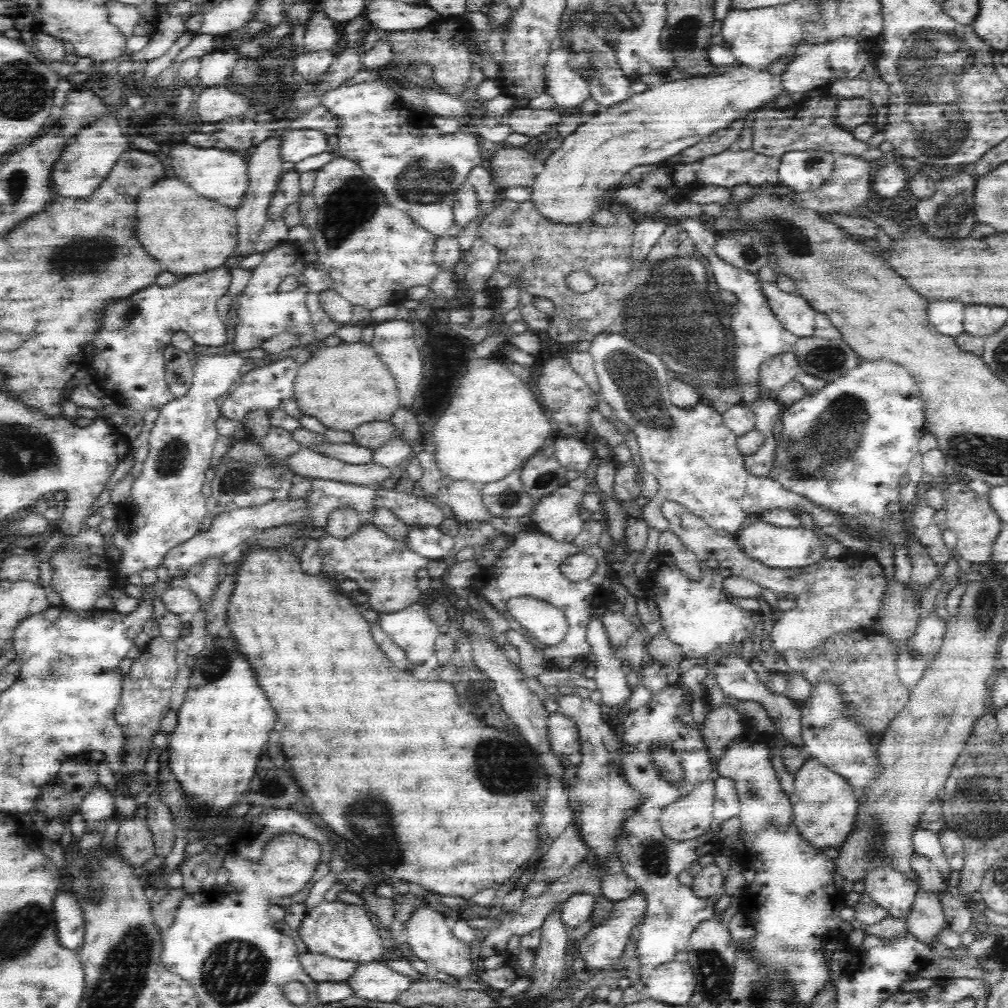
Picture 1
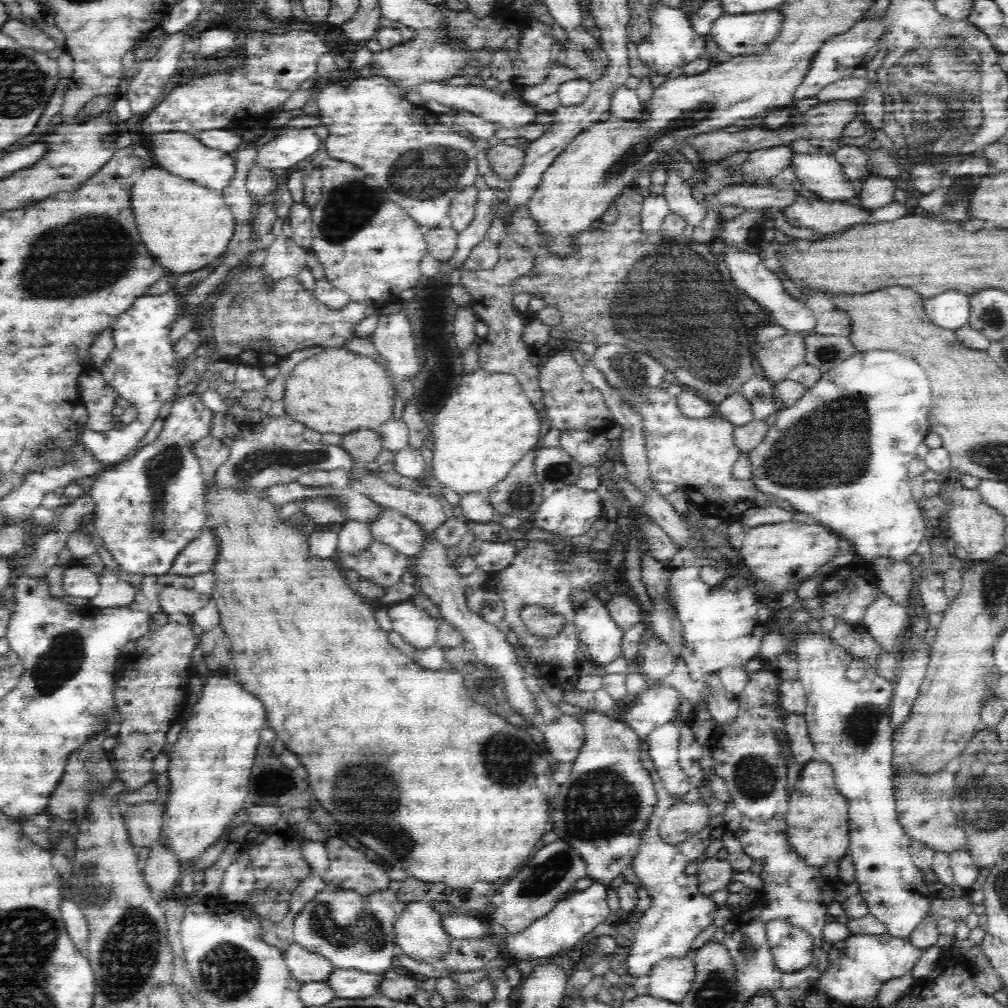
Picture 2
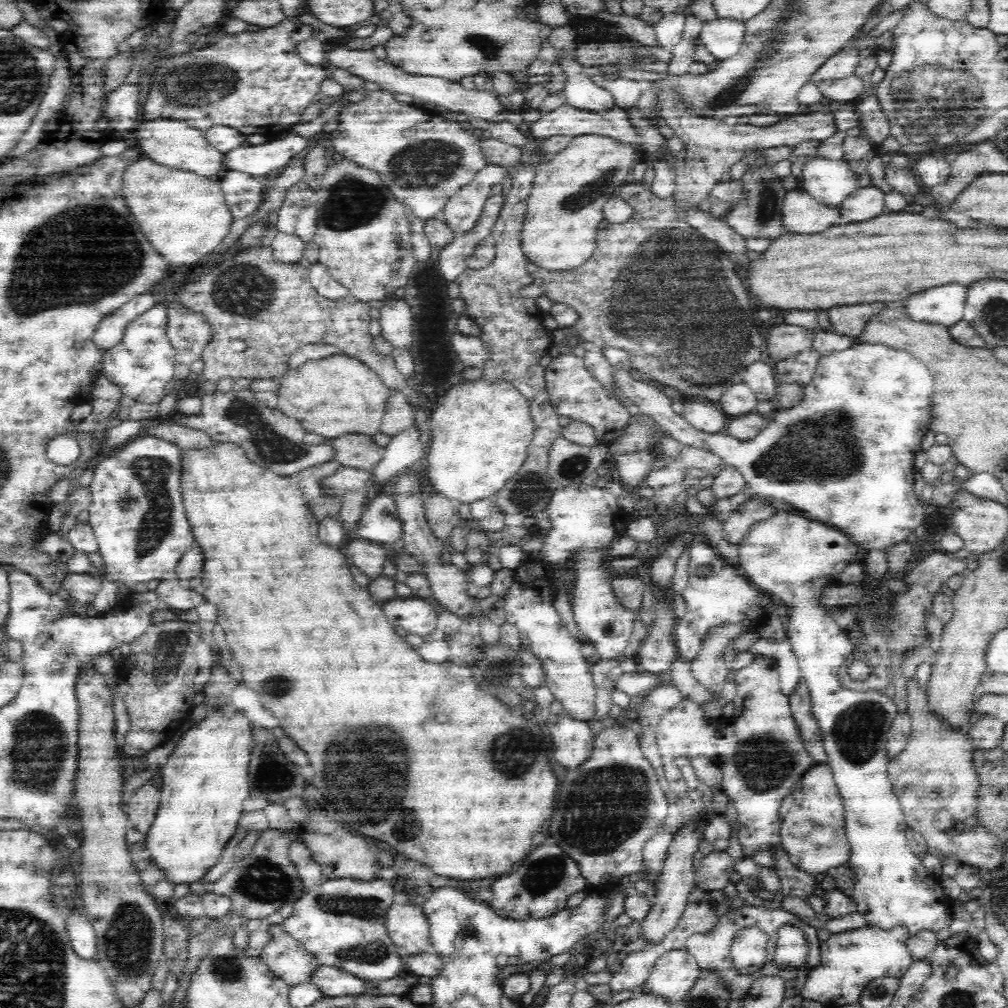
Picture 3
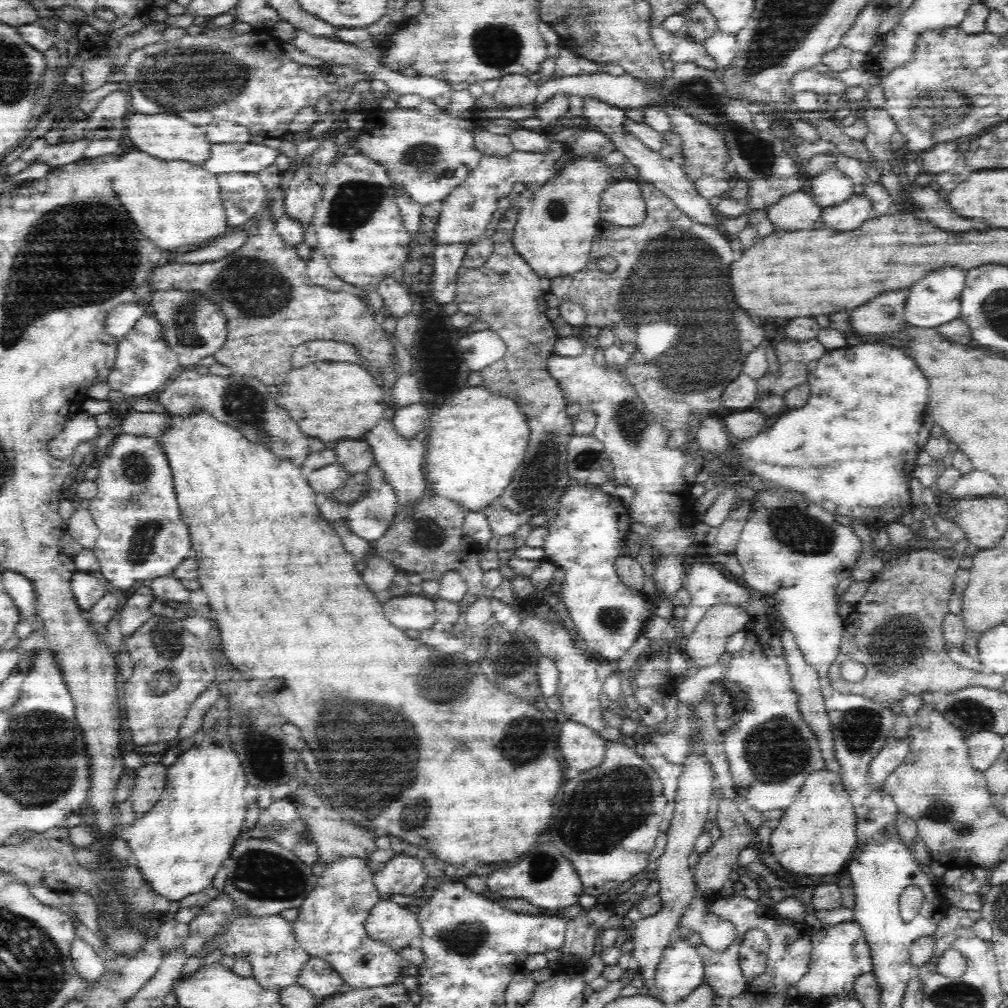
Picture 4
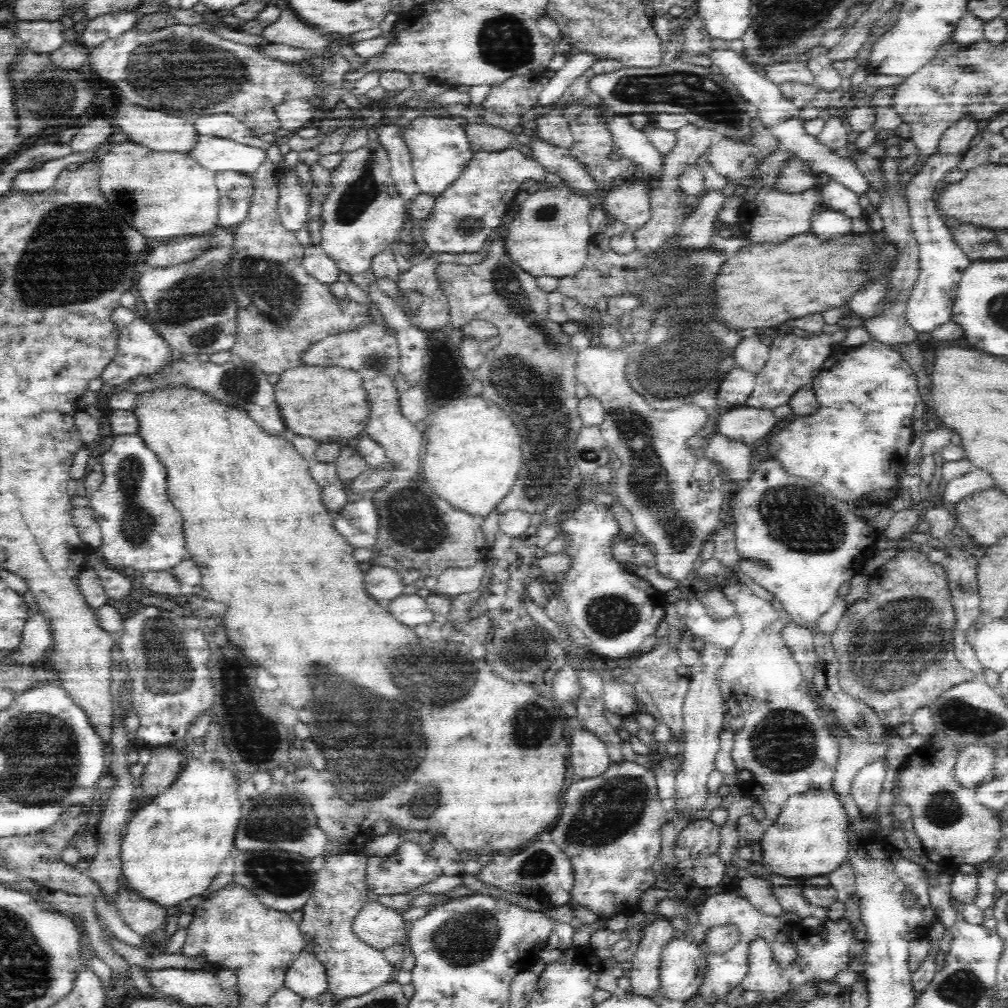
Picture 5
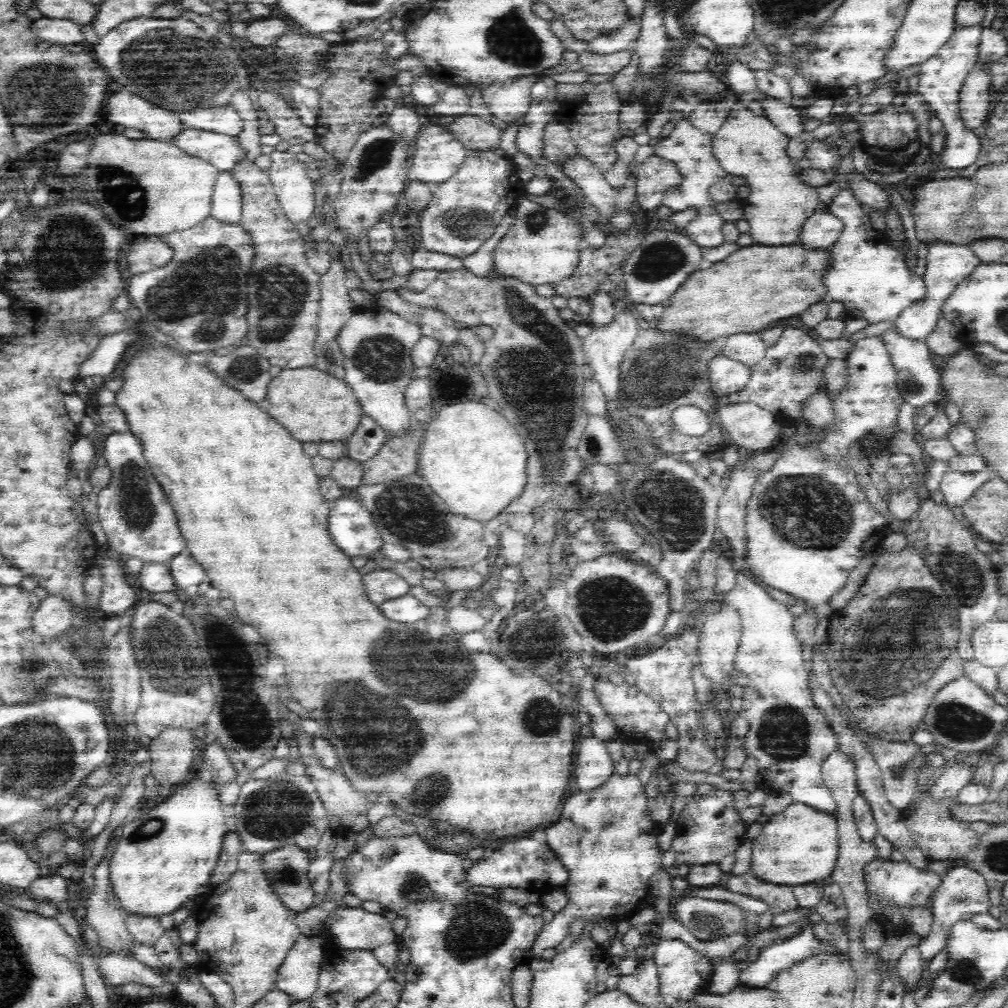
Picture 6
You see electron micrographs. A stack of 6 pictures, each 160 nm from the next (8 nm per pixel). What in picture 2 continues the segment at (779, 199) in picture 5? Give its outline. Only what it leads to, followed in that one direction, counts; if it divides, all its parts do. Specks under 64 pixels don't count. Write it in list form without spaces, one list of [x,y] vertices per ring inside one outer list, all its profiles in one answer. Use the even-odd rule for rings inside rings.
[[[803,196],[782,212],[792,226],[818,230],[822,234],[842,232],[842,228],[850,228],[850,224],[868,224],[871,220],[870,211],[856,202],[824,203]]]

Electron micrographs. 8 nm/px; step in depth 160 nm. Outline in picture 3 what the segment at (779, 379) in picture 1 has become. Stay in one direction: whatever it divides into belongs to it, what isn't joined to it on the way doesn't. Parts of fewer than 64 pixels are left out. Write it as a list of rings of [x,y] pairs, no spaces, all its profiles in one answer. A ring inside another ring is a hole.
[[[786,323],[769,328],[770,336],[766,340],[764,353],[767,362],[773,366],[782,360],[798,356],[798,353],[812,347],[814,332],[810,330]]]

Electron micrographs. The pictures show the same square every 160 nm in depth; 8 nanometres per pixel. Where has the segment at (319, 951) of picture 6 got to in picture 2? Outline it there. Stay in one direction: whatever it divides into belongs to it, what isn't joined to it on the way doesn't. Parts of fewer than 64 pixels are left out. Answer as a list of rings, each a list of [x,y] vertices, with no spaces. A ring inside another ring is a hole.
[[[334,969],[327,978],[337,998],[361,999],[381,994],[384,972],[362,972],[355,969]]]

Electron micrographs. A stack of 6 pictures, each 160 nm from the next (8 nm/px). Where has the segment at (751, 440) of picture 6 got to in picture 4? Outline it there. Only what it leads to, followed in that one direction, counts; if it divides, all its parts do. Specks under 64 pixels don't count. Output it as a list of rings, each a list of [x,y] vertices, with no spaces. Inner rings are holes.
[[[758,410],[726,413],[722,416],[726,432],[733,440],[746,440],[756,436],[769,425],[768,417]]]

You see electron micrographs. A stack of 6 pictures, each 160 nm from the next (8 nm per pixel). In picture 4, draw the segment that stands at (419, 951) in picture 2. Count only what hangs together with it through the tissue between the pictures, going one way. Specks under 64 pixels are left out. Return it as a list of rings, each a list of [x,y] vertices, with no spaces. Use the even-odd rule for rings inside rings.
[[[380,900],[374,905],[365,929],[369,938],[381,940],[394,951],[416,946],[422,934],[413,907],[400,906],[392,900]]]

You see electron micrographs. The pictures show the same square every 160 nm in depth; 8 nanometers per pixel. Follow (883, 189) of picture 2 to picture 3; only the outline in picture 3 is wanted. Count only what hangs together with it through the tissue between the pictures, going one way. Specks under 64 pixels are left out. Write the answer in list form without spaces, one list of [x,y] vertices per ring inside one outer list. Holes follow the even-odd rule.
[[[871,184],[858,188],[842,202],[840,207],[845,223],[870,220],[887,212],[884,191]]]

